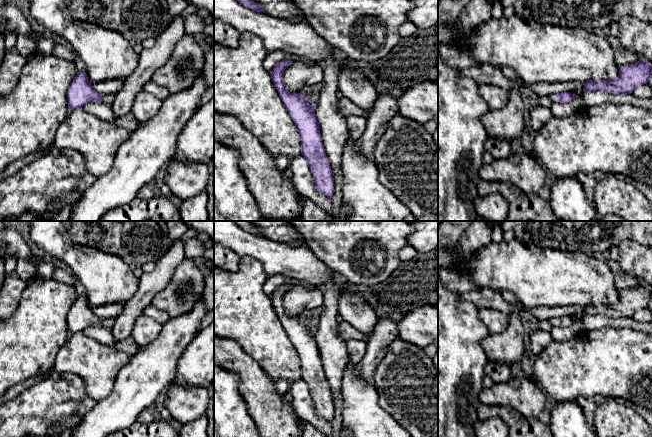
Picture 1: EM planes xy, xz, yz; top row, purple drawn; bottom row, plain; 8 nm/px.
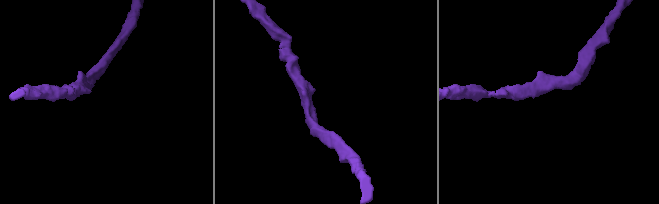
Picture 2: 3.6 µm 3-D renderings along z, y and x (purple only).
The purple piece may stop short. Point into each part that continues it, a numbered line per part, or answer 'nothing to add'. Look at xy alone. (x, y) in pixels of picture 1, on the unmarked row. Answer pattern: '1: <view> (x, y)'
1: xy (109, 323)

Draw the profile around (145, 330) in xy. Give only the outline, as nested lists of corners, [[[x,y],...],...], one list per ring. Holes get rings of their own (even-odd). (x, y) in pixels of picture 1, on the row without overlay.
[[[141,314],[134,323],[131,336],[140,347],[151,343],[161,332],[162,325],[154,319]]]

